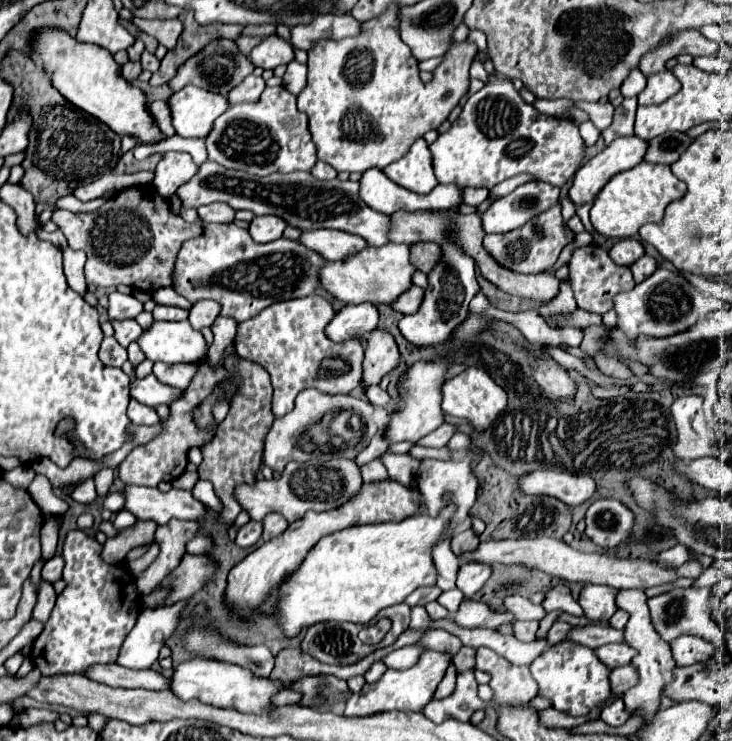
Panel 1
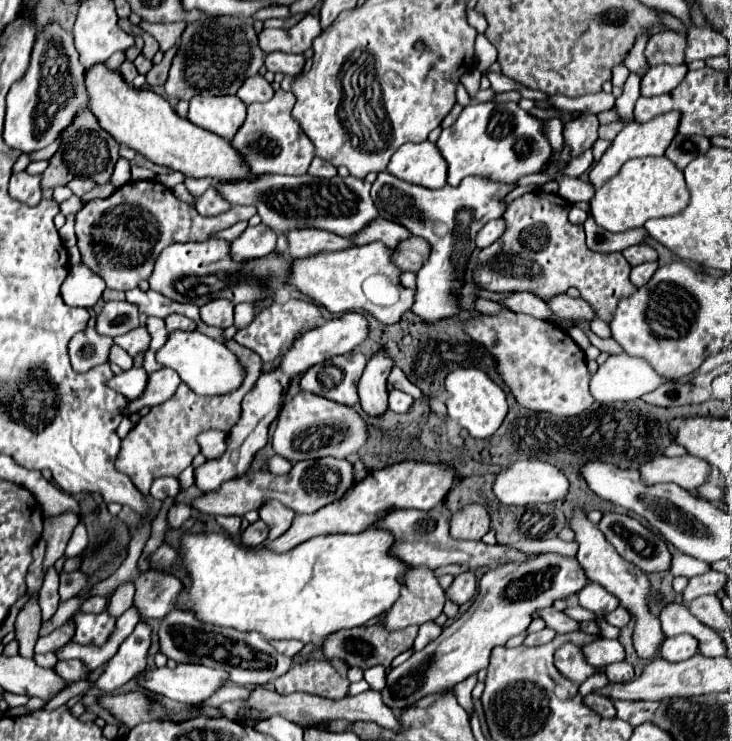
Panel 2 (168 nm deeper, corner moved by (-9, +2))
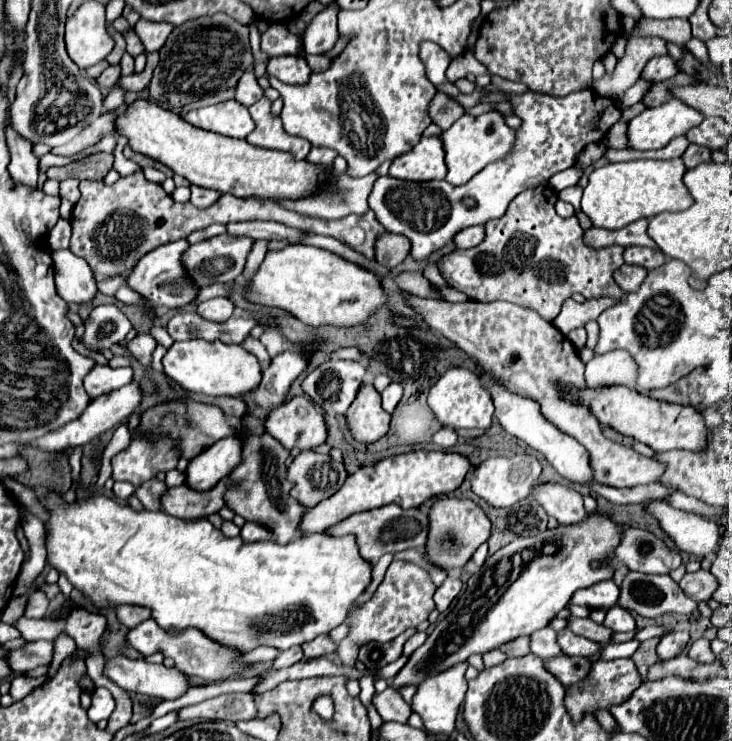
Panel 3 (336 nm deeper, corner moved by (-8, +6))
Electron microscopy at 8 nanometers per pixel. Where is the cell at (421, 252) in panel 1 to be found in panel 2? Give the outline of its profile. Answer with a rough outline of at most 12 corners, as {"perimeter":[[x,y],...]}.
{"perimeter":[[410,237],[398,245],[394,263],[416,273],[428,259],[426,239]]}

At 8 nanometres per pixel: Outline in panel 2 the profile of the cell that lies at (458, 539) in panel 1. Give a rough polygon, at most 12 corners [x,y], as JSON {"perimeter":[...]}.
{"perimeter":[[468,505],[454,513],[450,535],[480,541],[490,531],[488,511]]}

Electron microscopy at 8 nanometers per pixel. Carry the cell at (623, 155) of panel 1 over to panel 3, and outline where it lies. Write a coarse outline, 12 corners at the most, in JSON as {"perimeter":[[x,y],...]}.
{"perimeter":[[679,99],[629,121],[629,149],[661,149],[705,115]]}

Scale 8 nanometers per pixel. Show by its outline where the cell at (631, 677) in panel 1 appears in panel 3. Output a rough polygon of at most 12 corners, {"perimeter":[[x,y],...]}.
{"perimeter":[[631,659],[595,661],[565,689],[573,723],[625,703],[643,677]]}

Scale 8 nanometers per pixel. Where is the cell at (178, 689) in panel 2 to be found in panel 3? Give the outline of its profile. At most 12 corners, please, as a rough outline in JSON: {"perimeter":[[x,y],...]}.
{"perimeter":[[115,655],[103,675],[129,693],[177,699],[189,689],[179,669]]}

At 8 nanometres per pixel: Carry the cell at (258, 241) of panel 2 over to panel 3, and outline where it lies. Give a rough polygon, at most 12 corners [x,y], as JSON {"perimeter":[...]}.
{"perimeter":[[219,235],[183,253],[197,289],[235,281],[253,241]]}

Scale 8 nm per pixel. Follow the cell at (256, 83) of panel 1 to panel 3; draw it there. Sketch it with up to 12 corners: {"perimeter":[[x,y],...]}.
{"perimeter":[[247,73],[237,83],[235,99],[251,107],[263,97],[255,73]]}

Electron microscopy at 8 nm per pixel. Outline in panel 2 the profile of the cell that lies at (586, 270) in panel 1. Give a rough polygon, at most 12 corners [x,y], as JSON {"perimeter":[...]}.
{"perimeter":[[532,191],[504,211],[474,280],[540,299],[576,287],[610,323],[636,291],[622,253],[588,249],[570,203]]}

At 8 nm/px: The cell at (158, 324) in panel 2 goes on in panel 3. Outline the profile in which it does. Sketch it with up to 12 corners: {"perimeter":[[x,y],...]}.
{"perimeter":[[159,325],[151,331],[159,345],[165,349],[173,345],[171,335]]}

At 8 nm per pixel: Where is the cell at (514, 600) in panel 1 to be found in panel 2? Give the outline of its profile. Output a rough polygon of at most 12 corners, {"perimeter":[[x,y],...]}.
{"perimeter":[[552,607],[538,615],[556,633],[578,631],[578,621]]}

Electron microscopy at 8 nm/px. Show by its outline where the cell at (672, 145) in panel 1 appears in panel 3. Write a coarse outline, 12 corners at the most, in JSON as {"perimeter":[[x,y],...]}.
{"perimeter":[[689,145],[683,161],[687,169],[711,161],[707,147]]}

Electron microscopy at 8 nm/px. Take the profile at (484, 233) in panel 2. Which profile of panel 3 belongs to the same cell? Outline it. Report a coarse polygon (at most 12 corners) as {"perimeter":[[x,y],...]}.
{"perimeter":[[483,225],[455,235],[457,249],[471,249],[483,241]]}

